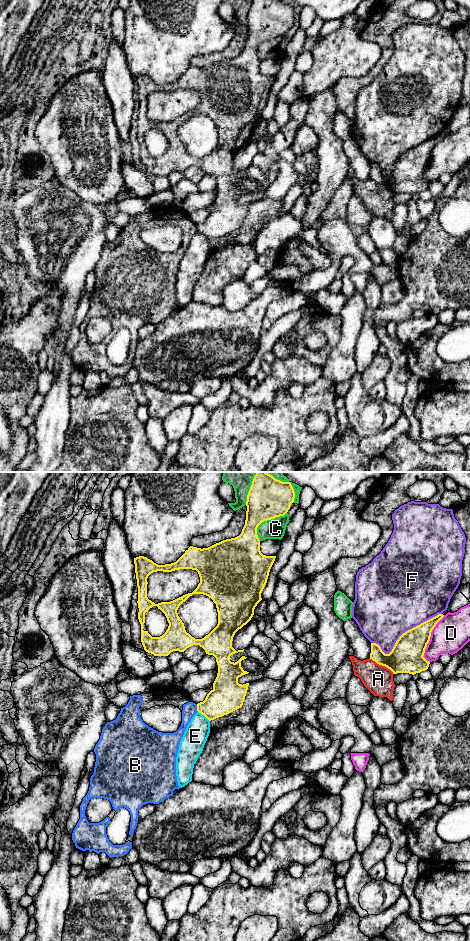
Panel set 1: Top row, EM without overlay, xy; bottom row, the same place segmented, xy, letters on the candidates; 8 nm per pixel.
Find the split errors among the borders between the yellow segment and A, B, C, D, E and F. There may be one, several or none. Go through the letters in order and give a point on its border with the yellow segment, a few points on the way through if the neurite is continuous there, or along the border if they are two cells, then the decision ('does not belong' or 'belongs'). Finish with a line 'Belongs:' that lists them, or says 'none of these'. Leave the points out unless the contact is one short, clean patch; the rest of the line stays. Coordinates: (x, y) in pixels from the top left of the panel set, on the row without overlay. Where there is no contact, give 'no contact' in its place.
A: xy (381, 184) | does not belong
B: xy (197, 228) | does not belong
C: xy (265, 40) | does not belong
D: xy (429, 159) | does not belong
E: xy (204, 235) | along xy (198, 231), (209, 241) | does not belong
F: xy (403, 153) | does not belong
Belongs: none of these

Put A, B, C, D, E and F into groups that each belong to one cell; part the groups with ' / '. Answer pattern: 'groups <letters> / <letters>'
groups A / B / C / D / E / F

